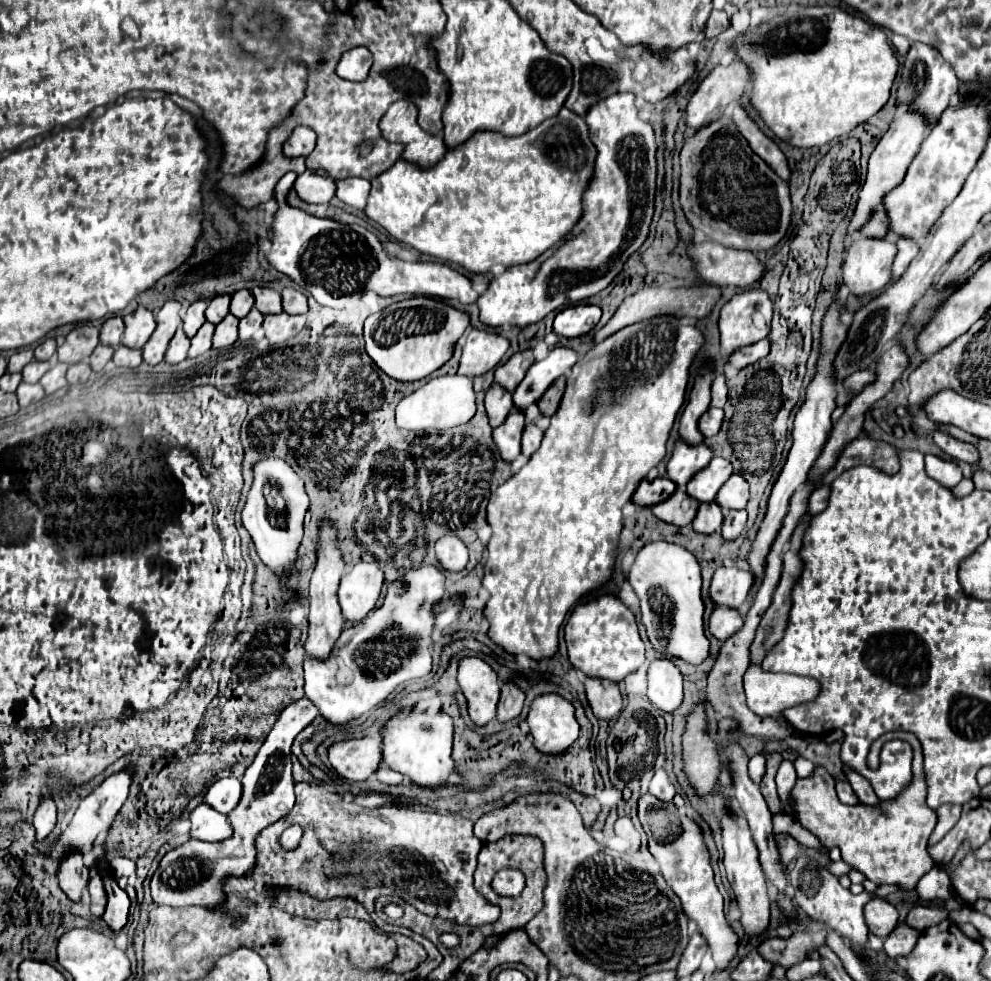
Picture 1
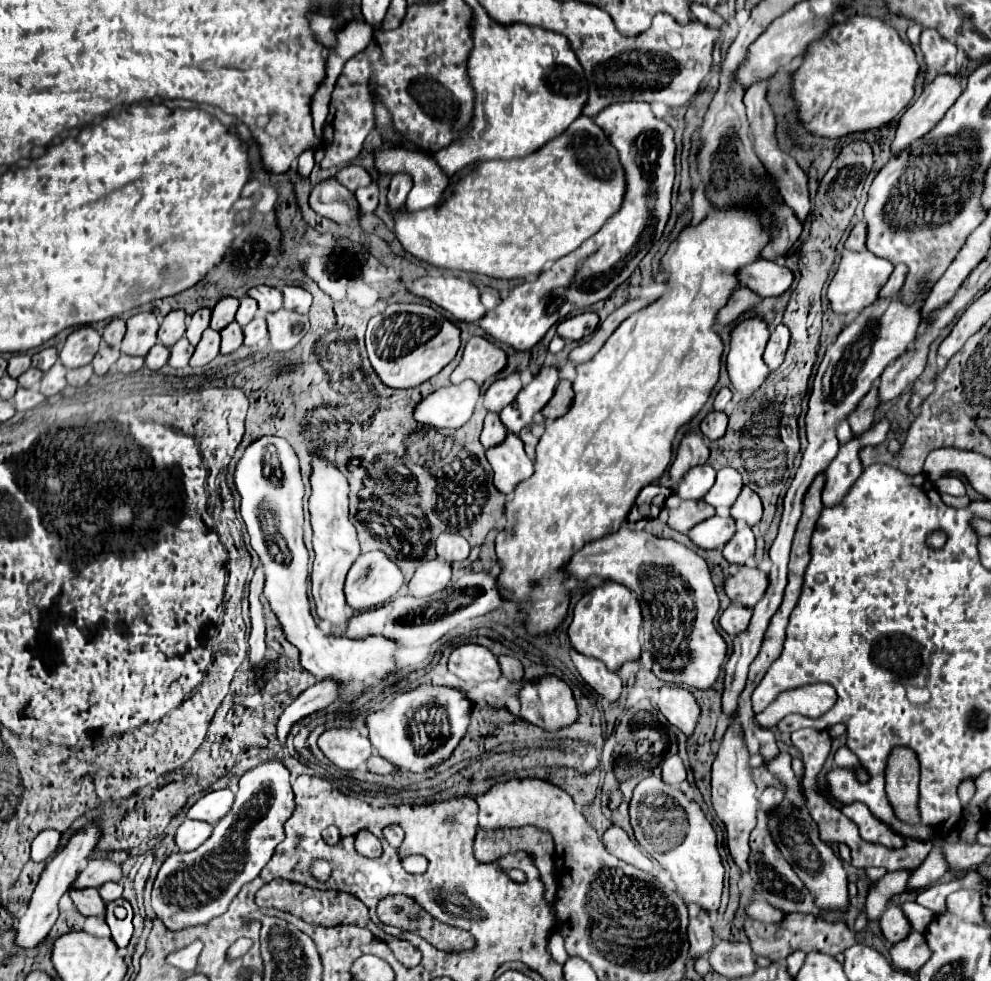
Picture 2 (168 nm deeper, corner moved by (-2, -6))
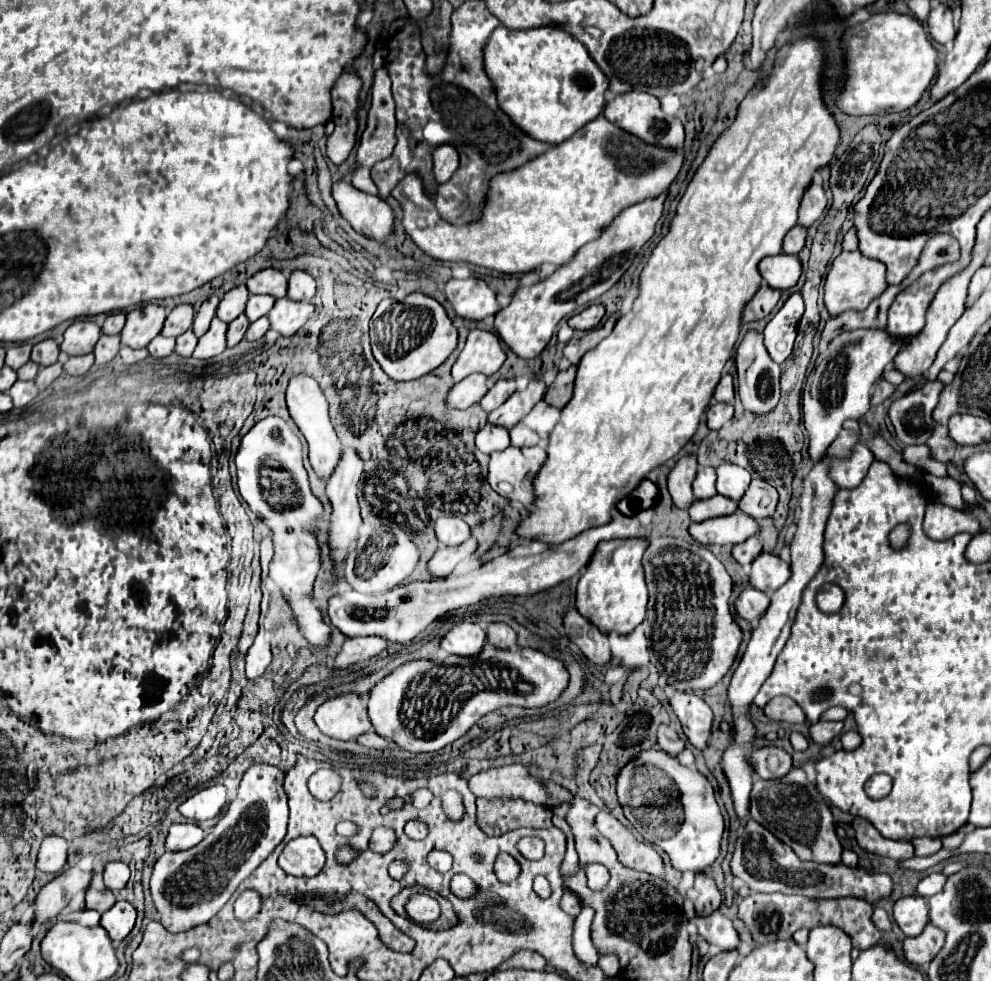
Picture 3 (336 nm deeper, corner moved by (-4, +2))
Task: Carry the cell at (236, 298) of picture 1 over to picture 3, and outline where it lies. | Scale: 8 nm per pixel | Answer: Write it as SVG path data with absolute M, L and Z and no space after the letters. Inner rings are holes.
M251 295L251 297L249 297L249 303L247 303L247 309L245 309L247 319L253 323L253 321L257 321L259 317L267 315L267 313L273 309L275 301L277 301L277 299L271 297L271 295Z

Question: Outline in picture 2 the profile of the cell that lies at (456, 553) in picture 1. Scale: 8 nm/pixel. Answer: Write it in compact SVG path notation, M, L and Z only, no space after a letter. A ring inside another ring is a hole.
M441 533L435 541L437 557L449 563L461 563L469 557L469 543L457 533Z

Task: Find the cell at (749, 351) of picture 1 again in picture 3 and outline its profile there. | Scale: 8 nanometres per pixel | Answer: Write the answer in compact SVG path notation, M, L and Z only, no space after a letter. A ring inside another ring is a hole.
M793 293L783 307L777 311L777 315L767 323L763 337L765 347L775 363L783 363L793 349L793 341L797 335L797 323L803 315L803 297L801 293Z

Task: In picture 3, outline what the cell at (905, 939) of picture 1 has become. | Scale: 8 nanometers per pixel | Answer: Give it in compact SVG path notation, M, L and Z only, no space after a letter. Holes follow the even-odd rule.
M929 923L921 935L903 941L905 957L913 965L927 965L939 953L943 943L945 943L945 933Z

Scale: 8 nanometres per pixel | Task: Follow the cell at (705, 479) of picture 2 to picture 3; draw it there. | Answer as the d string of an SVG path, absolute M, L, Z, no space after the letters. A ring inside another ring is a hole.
M703 467L697 471L697 477L693 481L693 493L697 499L709 499L717 493L715 489L715 469L713 467Z

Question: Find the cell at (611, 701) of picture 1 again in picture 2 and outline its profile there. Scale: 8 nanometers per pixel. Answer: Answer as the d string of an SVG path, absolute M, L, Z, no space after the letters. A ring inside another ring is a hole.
M571 651L571 659L581 675L581 679L605 701L615 703L621 697L621 679L617 673L607 671L607 667L597 659L585 659L585 655L577 655Z

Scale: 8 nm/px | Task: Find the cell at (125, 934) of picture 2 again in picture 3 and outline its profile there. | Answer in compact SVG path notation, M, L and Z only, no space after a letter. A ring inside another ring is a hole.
M117 901L109 911L101 915L101 925L113 941L123 941L133 929L135 917L137 917L137 911L131 903Z

